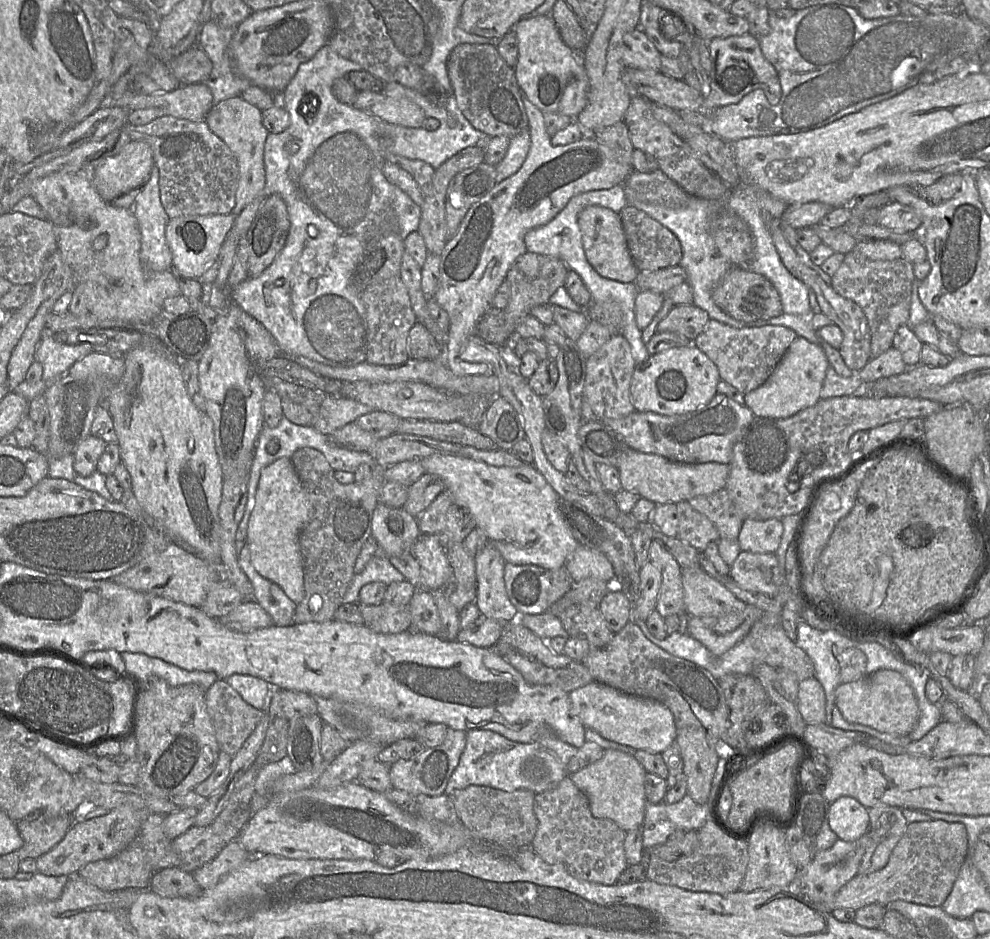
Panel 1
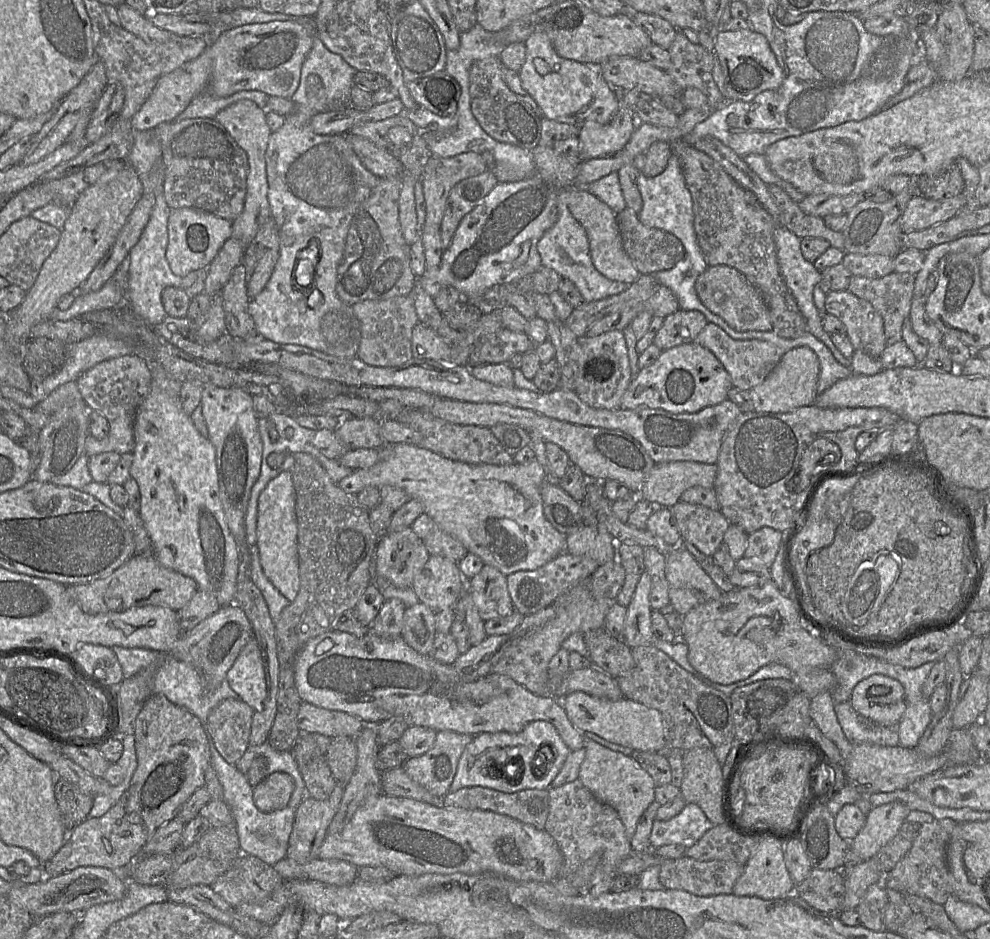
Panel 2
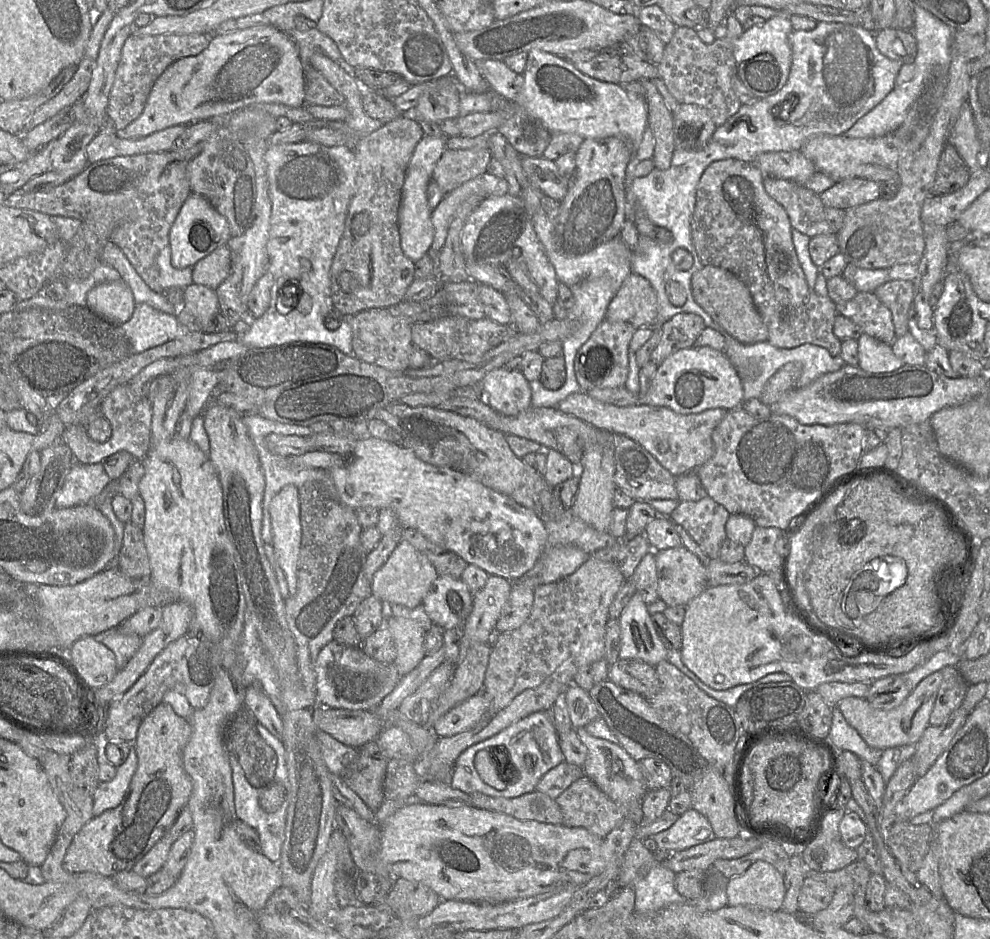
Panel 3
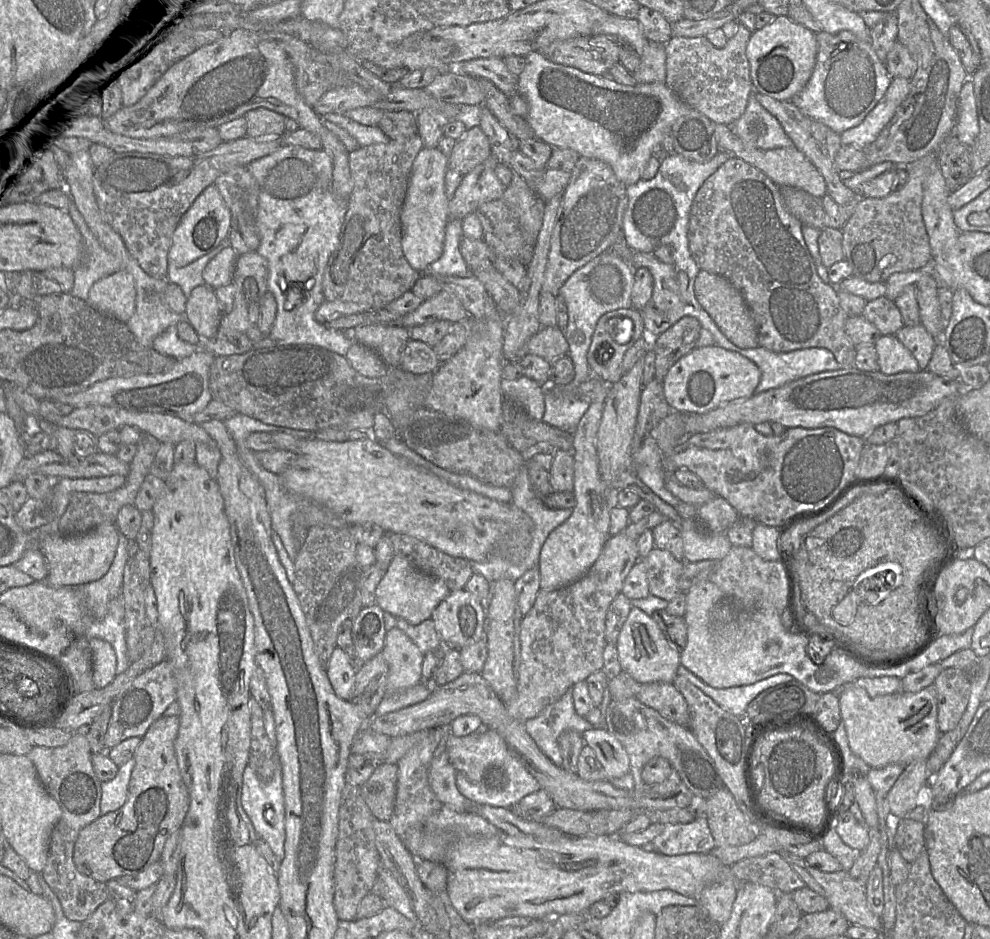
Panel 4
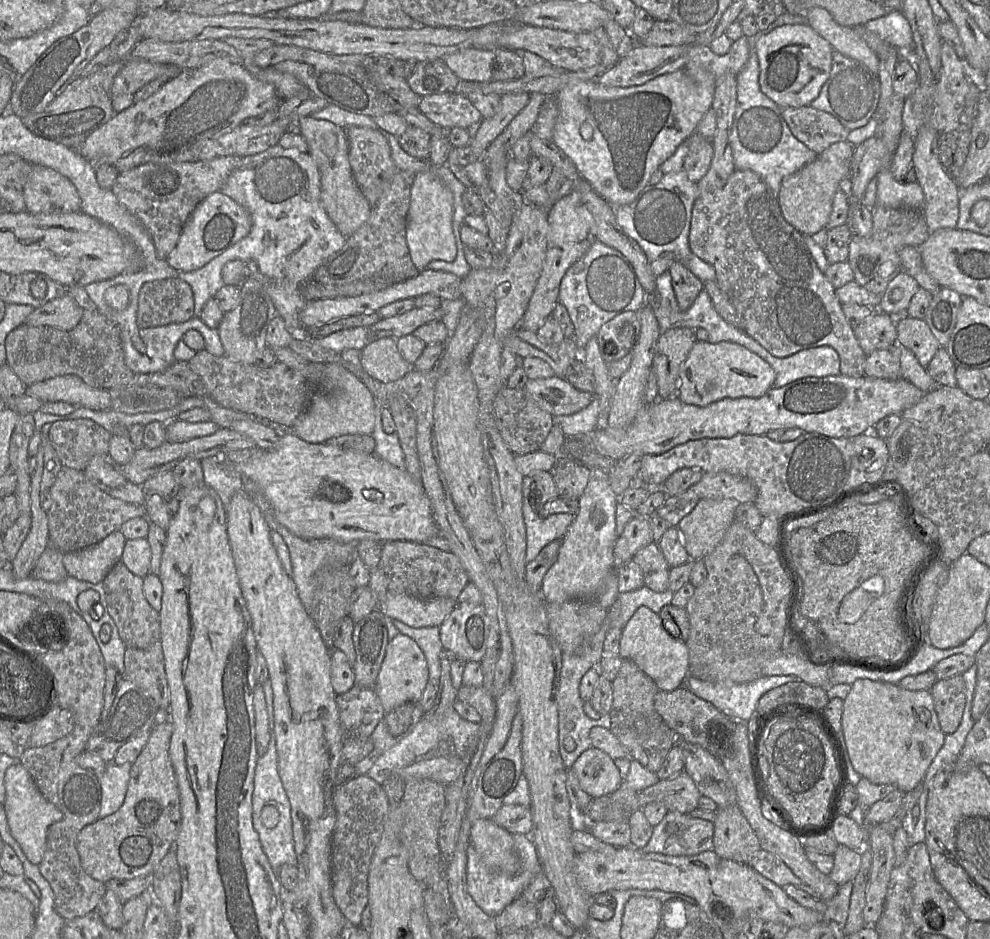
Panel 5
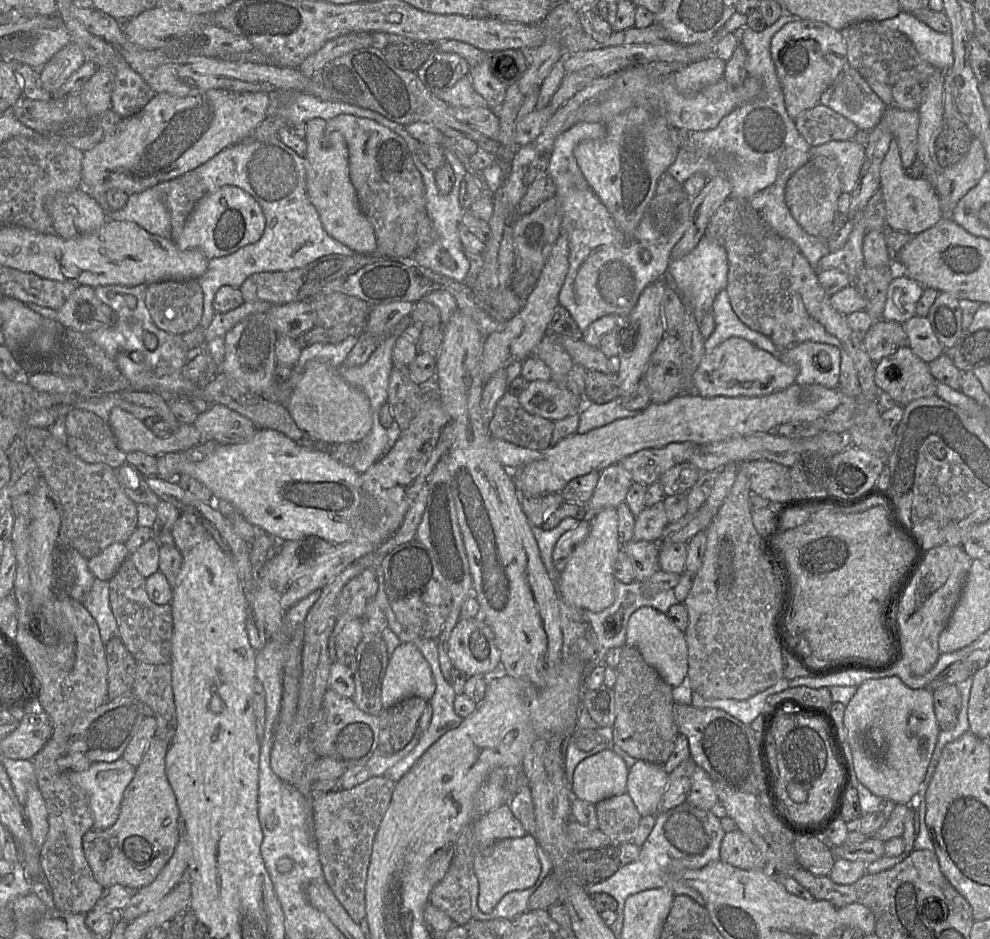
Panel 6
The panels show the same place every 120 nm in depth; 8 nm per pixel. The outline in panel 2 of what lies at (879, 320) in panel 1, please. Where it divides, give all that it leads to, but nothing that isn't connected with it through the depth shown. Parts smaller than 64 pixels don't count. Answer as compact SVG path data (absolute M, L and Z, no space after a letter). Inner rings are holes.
M896 271L881 278L851 276L847 290L855 296L868 301L882 316L887 346L902 340L902 325L903 321L909 317L910 314L911 303L914 296L914 282L914 275Z

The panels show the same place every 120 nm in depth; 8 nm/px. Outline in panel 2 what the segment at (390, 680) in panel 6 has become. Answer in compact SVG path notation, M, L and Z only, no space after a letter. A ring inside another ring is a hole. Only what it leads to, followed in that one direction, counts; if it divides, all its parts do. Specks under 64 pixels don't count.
M420 601L405 610L402 637L407 645L421 655L428 655L433 648L437 635L435 615Z

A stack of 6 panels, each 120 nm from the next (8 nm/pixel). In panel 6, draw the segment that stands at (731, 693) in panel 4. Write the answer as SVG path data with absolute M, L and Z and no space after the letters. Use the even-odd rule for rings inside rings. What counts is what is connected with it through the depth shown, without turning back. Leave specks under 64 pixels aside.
M781 678L773 686L757 693L746 700L734 699L705 699L697 692L692 691L691 705L696 708L720 709L738 719L746 725L750 725L755 718L766 712L766 700L769 696L779 693L787 688L791 680Z

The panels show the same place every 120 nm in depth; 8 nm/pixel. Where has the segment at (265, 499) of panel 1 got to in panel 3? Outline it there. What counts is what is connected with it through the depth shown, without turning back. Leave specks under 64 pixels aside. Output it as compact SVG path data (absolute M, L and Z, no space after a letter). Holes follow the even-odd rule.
M284 486L271 500L269 514L276 561L285 574L289 594L293 595L297 588L297 563L302 541L297 487Z

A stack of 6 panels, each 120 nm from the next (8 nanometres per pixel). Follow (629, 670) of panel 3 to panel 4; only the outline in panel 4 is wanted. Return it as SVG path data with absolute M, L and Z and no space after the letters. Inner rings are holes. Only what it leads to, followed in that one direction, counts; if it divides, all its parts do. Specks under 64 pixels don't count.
M652 682L641 684L636 698L657 710L663 717L689 728L688 704L673 683Z

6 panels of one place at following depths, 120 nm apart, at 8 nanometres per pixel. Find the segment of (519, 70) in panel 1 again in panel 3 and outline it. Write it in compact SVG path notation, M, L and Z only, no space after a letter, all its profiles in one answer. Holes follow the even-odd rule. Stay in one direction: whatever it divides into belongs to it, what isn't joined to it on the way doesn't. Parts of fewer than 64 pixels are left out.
M540 49L527 53L523 72L524 83L515 102L536 118L551 133L574 133L585 138L624 138L633 154L648 127L648 106L645 98L630 96L622 85L603 82L580 72L564 57Z

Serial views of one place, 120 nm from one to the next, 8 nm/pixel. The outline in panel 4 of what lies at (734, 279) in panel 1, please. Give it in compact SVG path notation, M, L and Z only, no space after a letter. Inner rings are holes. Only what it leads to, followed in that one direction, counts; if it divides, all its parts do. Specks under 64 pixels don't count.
M701 269L694 282L694 293L700 305L711 316L721 332L742 349L759 347L755 321L742 294L723 276Z

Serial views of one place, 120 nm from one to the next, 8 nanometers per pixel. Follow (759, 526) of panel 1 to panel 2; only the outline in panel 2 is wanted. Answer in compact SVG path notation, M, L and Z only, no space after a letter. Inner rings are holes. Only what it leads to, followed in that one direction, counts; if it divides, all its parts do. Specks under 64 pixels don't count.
M762 527L748 535L744 557L756 558L770 568L781 542L783 545L783 533L781 531L771 527Z

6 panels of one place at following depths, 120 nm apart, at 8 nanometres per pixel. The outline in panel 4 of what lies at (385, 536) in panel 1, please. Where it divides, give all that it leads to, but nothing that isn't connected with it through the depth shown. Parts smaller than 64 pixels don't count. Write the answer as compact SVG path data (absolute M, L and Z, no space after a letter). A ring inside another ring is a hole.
M402 555L393 556L375 590L376 604L384 612L403 618L412 625L431 619L433 610L449 593L450 590L442 580L421 572Z

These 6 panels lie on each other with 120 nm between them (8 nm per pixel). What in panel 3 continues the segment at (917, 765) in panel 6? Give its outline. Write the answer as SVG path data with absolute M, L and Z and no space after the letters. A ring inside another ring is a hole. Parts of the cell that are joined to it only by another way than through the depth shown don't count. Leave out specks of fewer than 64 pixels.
M936 671L924 678L906 700L893 709L874 708L865 698L848 697L842 699L836 707L847 723L852 726L862 739L872 748L887 748L917 744L925 729L929 726L929 717L942 681L942 672Z

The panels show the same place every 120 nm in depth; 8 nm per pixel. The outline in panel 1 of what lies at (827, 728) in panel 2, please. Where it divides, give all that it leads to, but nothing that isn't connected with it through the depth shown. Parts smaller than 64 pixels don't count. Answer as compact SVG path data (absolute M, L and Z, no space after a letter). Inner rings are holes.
M815 677L800 681L797 709L807 724L824 724L826 697L821 683Z

